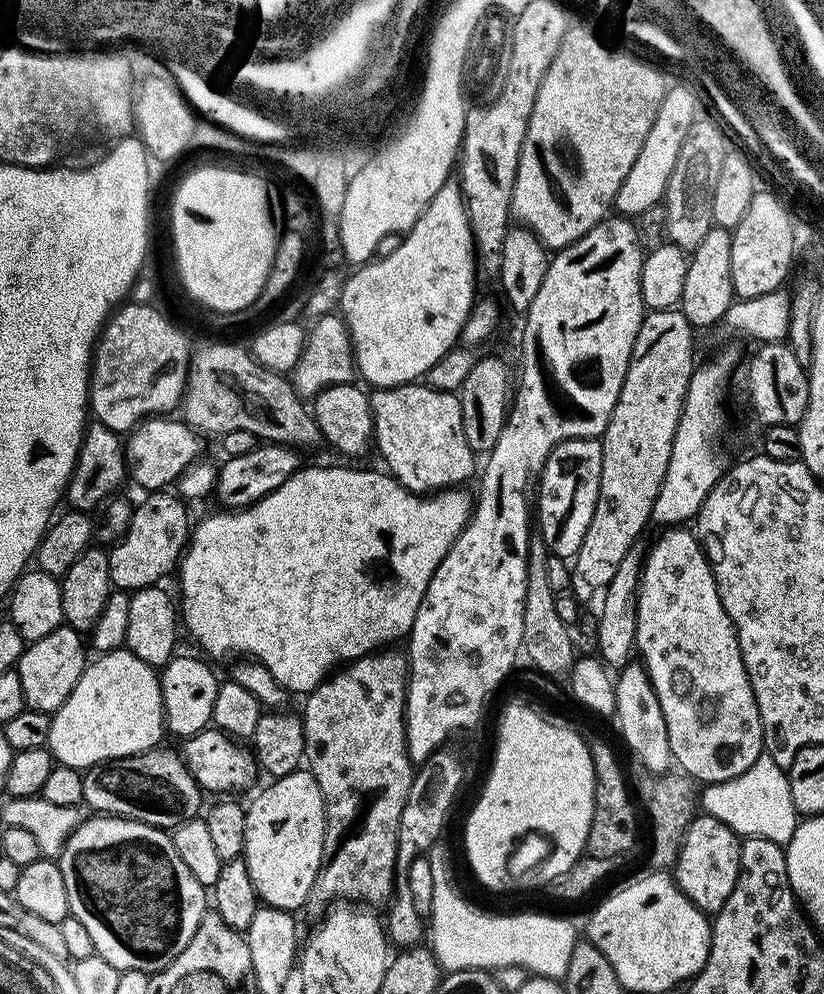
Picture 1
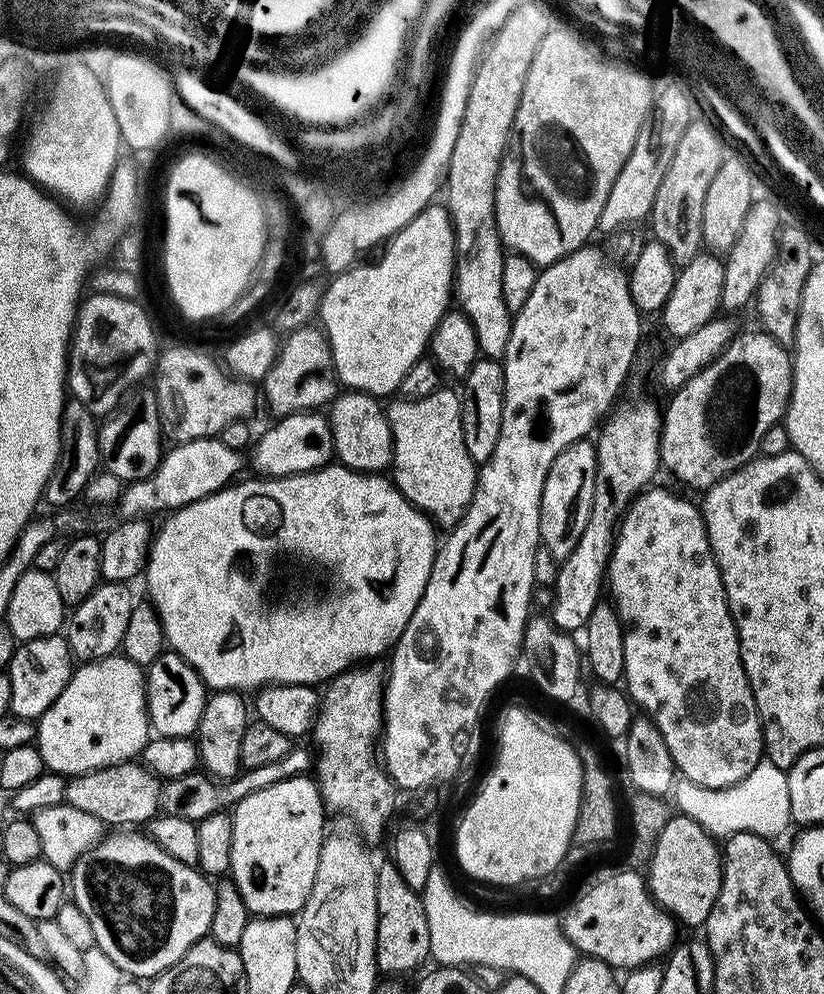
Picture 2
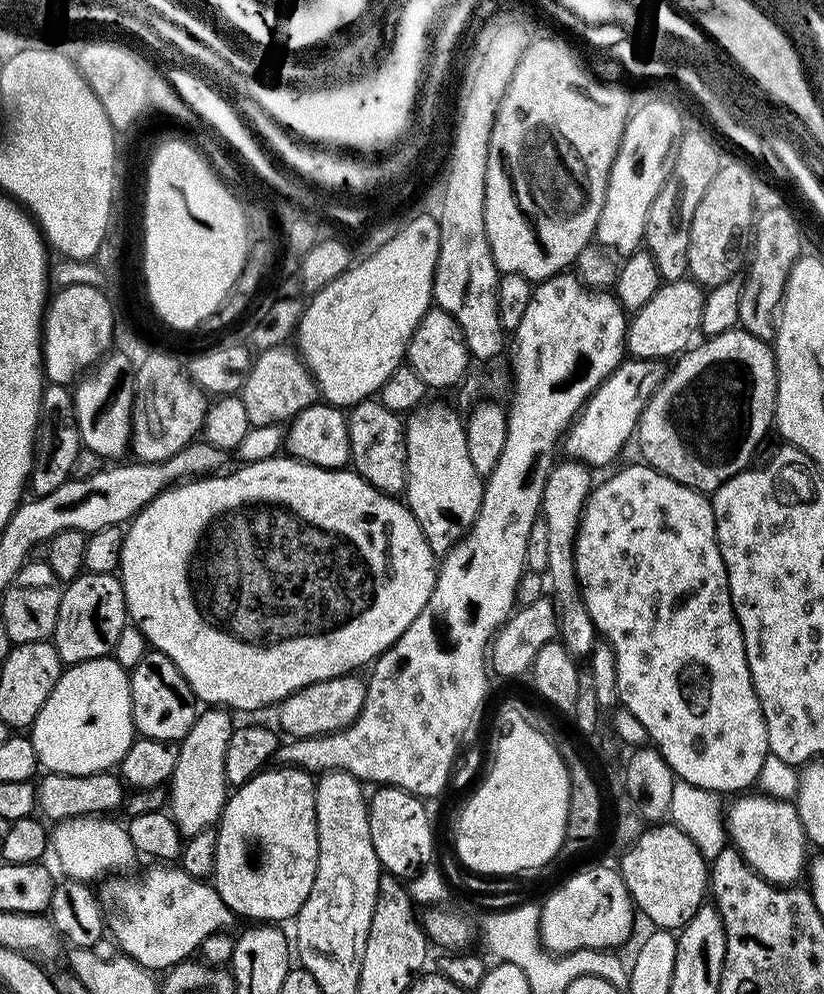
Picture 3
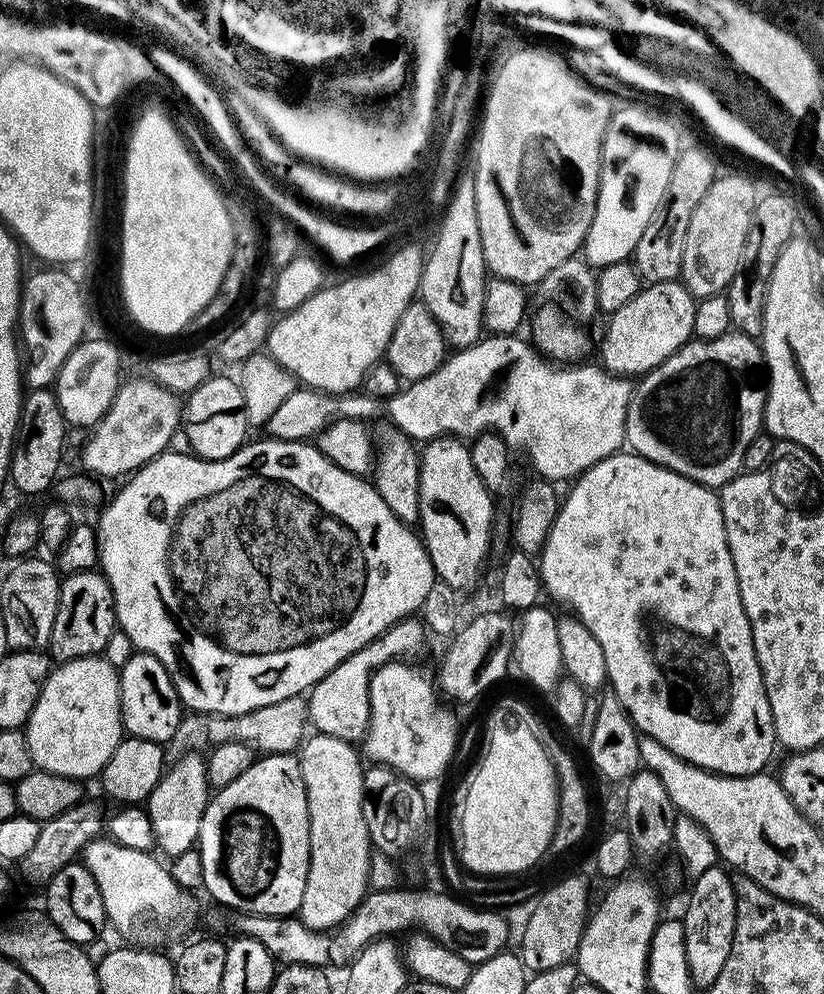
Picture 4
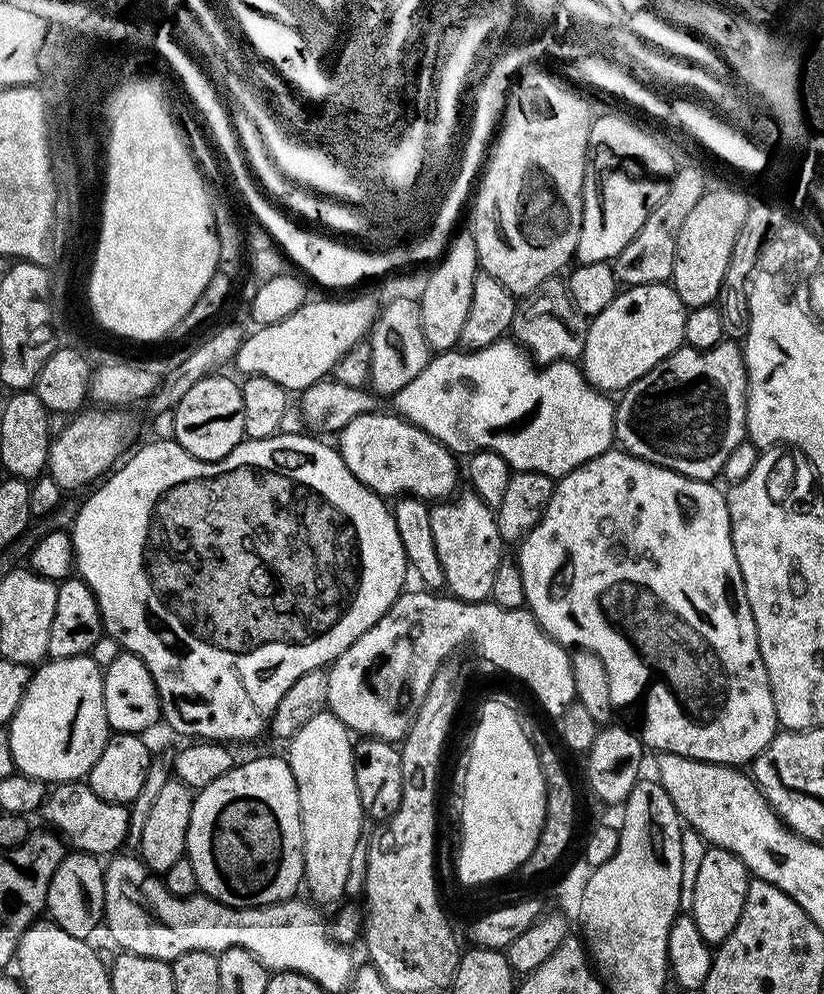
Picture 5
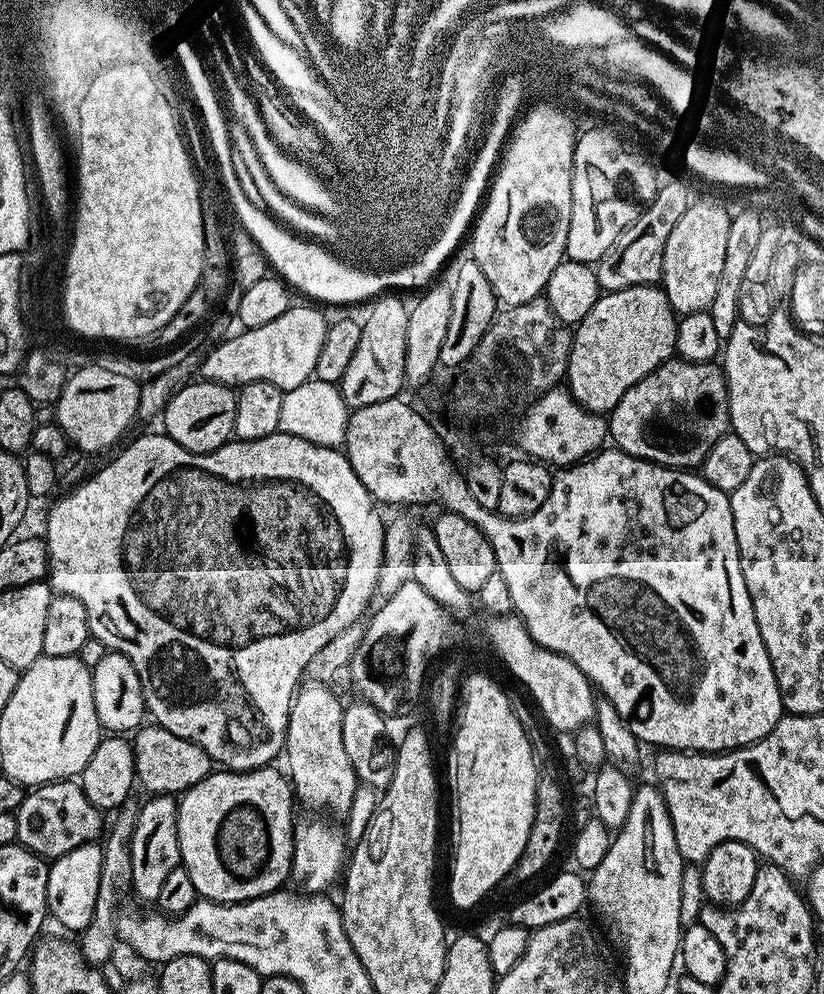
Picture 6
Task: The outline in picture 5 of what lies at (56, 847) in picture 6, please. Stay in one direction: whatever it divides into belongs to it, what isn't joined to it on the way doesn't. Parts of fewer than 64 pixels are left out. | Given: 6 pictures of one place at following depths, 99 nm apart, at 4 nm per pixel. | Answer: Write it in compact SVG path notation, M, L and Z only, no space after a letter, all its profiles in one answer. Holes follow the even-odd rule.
M60 782L47 793L39 815L49 829L55 830L77 853L88 853L97 858L108 858L119 853L127 842L130 812L123 804L106 802L90 790L87 782Z

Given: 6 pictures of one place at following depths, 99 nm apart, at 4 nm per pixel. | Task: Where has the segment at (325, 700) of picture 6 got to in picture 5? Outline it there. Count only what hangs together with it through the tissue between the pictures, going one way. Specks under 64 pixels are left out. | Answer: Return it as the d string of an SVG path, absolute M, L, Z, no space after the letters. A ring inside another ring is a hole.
M323 710L317 712L301 729L287 741L288 752L286 759L290 770L294 774L294 782L298 786L298 802L300 803L300 817L302 818L302 834L304 835L304 884L309 897L317 901L325 900L332 904L341 899L346 890L346 880L349 877L350 860L354 856L355 847L361 844L364 832L366 813L358 794L355 781L353 752L354 740L347 726L344 725L333 712Z

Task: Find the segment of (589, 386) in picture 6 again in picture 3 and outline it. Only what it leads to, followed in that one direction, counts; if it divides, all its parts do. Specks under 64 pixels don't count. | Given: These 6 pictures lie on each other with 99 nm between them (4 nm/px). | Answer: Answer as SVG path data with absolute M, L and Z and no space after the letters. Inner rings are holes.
M691 278L661 283L654 298L650 298L650 302L637 312L631 313L626 337L627 351L638 360L664 360L683 353L700 332L705 295L705 289Z

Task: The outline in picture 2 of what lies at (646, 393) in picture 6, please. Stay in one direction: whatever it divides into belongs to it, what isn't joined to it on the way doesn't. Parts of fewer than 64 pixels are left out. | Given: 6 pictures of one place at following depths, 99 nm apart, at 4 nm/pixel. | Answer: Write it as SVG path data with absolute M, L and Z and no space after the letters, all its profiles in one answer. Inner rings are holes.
M762 330L738 334L690 382L671 393L668 409L662 412L660 425L660 462L669 468L678 479L692 488L707 490L731 472L737 472L760 451L760 443L775 424L781 423L788 410L788 400L792 397L792 358L789 349L783 348L774 338Z

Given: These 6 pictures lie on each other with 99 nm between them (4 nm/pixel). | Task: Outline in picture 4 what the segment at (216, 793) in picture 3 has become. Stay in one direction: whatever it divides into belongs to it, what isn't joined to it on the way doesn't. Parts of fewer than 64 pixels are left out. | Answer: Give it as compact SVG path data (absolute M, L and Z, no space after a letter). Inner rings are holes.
M185 754L176 764L161 775L158 786L148 795L146 811L152 823L155 847L161 848L168 858L190 850L199 841L202 814L210 799L210 785L206 771L206 760L200 754Z

